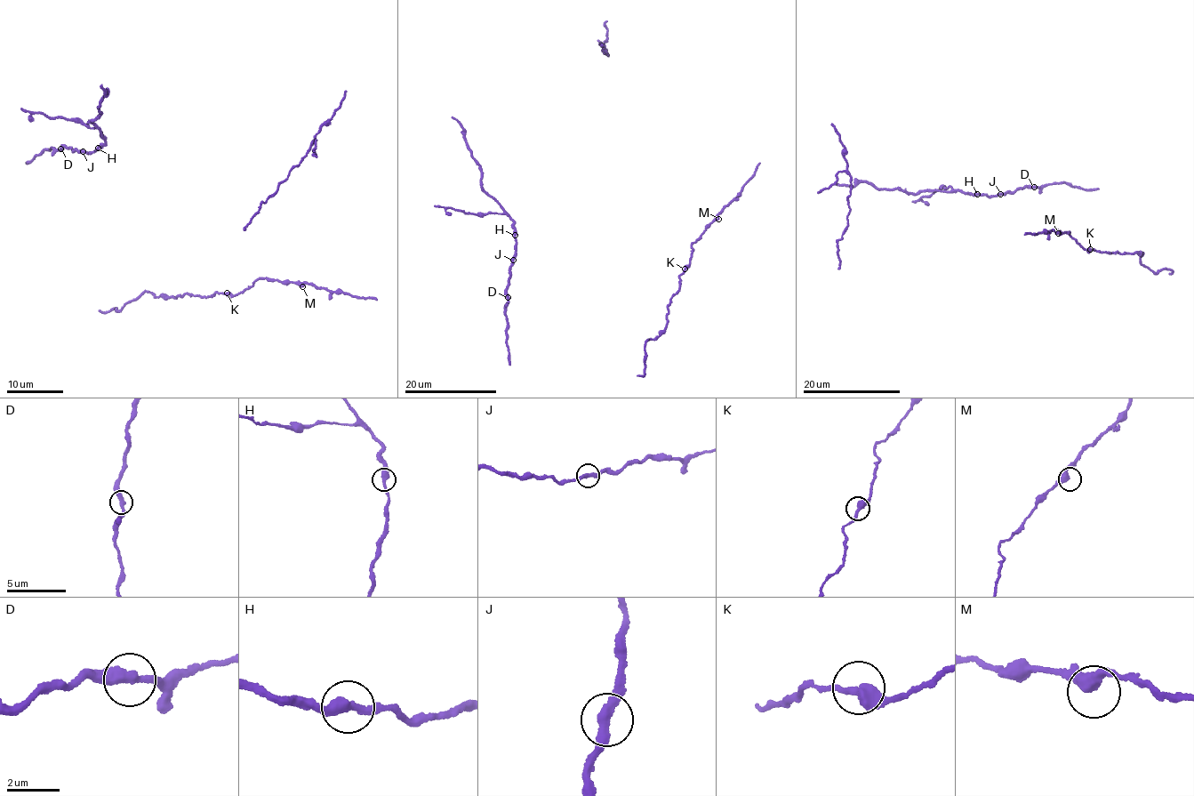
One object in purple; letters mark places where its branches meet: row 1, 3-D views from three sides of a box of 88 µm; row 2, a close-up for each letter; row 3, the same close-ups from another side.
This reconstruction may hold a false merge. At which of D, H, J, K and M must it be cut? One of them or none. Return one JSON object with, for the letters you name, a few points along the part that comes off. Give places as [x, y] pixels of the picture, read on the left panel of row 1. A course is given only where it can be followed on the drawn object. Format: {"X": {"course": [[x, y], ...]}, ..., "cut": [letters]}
{"cut": []}

